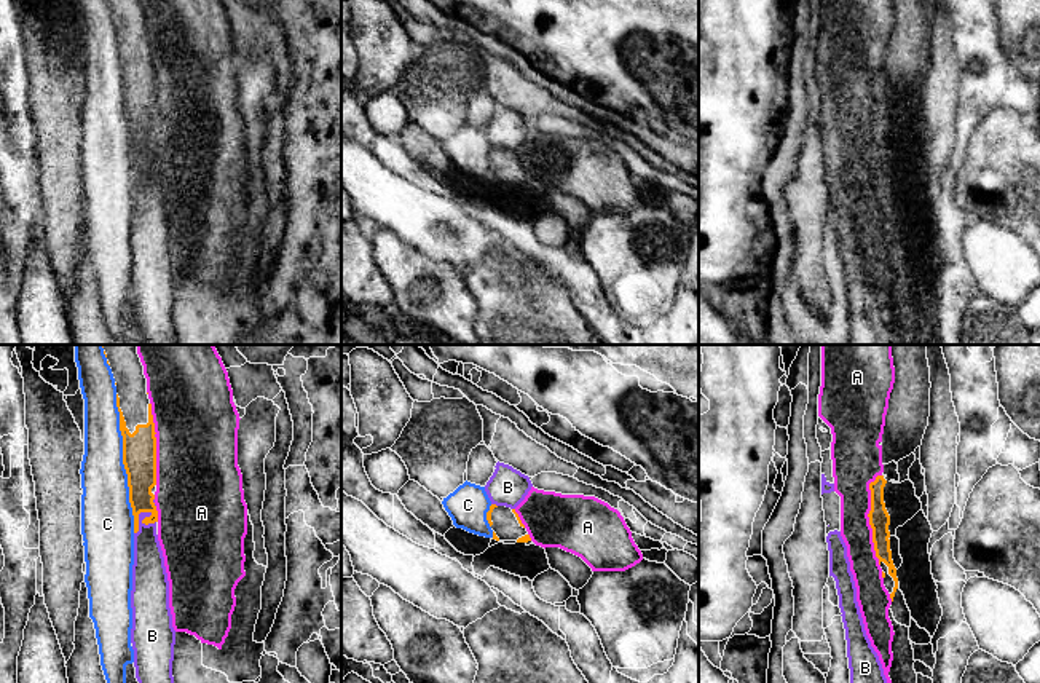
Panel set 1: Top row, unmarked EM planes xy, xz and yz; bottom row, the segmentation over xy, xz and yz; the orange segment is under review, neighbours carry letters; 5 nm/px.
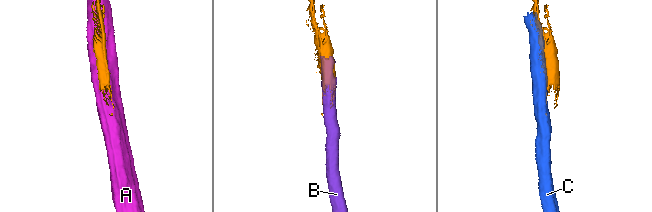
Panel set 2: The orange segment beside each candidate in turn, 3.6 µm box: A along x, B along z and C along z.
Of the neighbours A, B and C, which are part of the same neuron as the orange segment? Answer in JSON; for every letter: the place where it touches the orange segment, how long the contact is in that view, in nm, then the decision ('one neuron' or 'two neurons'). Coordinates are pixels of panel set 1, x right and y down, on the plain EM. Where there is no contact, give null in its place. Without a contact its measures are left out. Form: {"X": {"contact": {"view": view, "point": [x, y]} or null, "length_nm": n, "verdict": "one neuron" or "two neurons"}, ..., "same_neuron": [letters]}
{"A": {"contact": {"view": "yz", "point": [870, 163]}, "length_nm": 460, "verdict": "two neurons"}, "B": {"contact": {"view": "xy", "point": [142, 165]}, "length_nm": 150, "verdict": "two neurons"}, "C": {"contact": {"view": "xy", "point": [123, 106]}, "length_nm": 700, "verdict": "two neurons"}, "same_neuron": []}

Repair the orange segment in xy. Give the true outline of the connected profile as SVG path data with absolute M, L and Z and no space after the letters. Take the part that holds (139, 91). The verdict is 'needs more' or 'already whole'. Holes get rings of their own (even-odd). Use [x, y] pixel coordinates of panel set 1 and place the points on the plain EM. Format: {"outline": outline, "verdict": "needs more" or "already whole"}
{"outline": "M107 0L116 29L116 49L123 78L123 107L128 116L134 176L139 156L150 155L142 166L158 164L152 131L156 128L156 80L147 21L140 0Z", "verdict": "needs more"}

